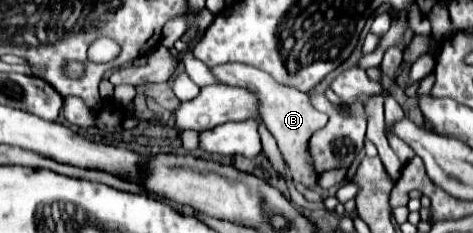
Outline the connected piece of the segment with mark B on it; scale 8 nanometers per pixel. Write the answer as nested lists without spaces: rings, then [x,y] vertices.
[[[239,62],[219,64],[219,66],[211,68],[211,74],[215,76],[217,82],[231,84],[231,86],[243,86],[243,88],[249,88],[251,92],[257,92],[257,96],[261,96],[261,118],[263,118],[267,130],[277,140],[283,160],[291,168],[293,180],[297,184],[303,184],[305,188],[315,188],[319,182],[319,174],[313,170],[313,160],[309,156],[309,138],[313,136],[315,130],[319,130],[327,124],[327,120],[329,120],[327,114],[311,108],[307,94],[303,94],[291,86],[277,84],[267,72],[263,72],[259,68],[251,68],[249,64],[239,64]]]

